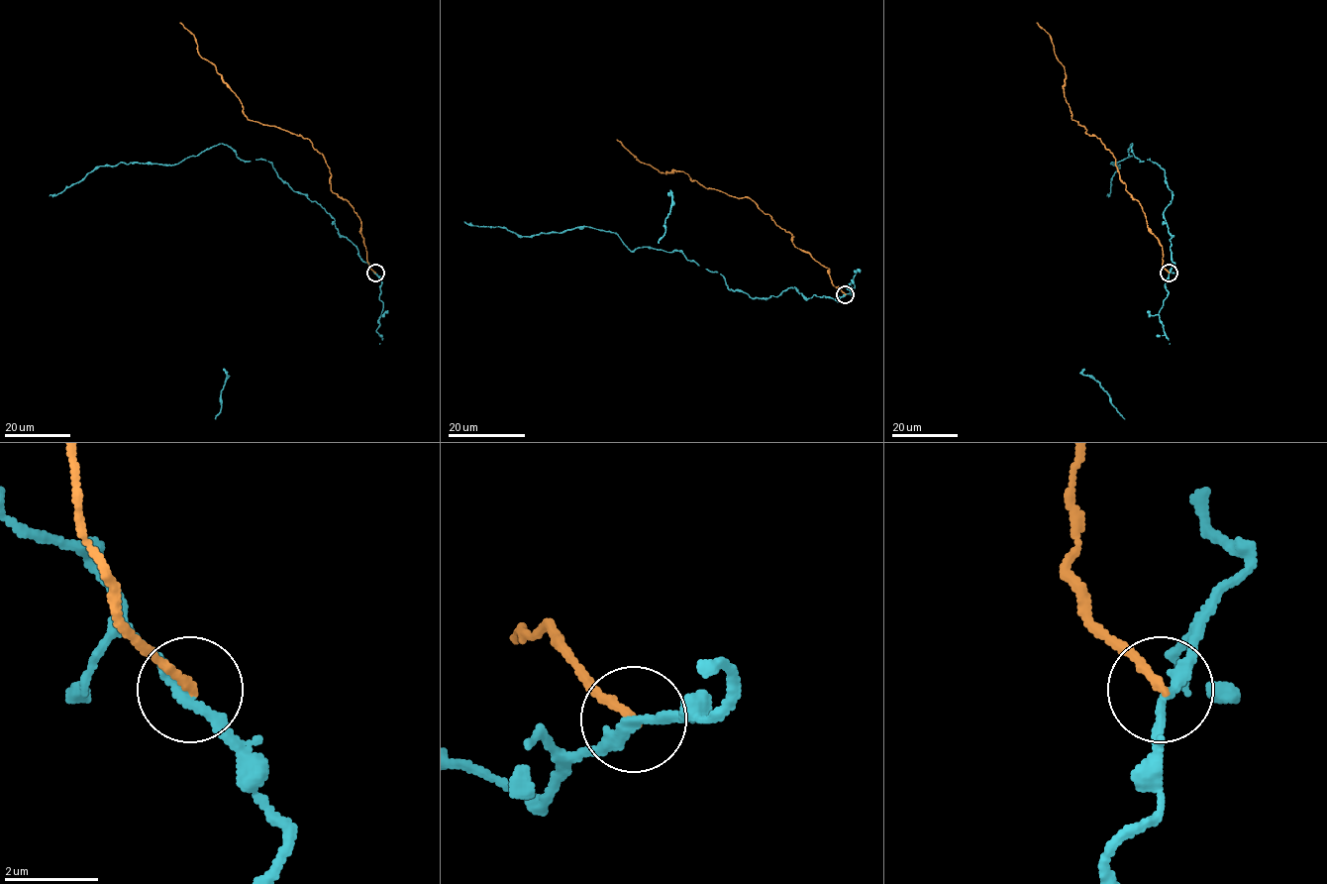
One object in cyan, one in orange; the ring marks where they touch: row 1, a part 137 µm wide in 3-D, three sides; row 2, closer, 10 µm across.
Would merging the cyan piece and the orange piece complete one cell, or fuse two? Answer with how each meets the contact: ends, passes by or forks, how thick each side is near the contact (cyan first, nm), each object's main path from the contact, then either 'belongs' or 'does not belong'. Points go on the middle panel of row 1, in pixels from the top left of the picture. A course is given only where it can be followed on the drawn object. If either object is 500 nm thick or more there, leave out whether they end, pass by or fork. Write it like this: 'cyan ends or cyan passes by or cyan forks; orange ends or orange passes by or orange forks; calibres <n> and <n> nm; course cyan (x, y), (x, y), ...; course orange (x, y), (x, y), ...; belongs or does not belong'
cyan passes by; orange ends; calibres 240 and 190 nm; course cyan (845, 293), (807, 298), (787, 288), (752, 297), (681, 251), (630, 251), (609, 231), (521, 237), (463, 221); course orange (846, 293), (828, 268), (797, 249), (792, 235), (754, 201), (704, 187), (684, 171), (659, 171), (617, 139); does not belong

